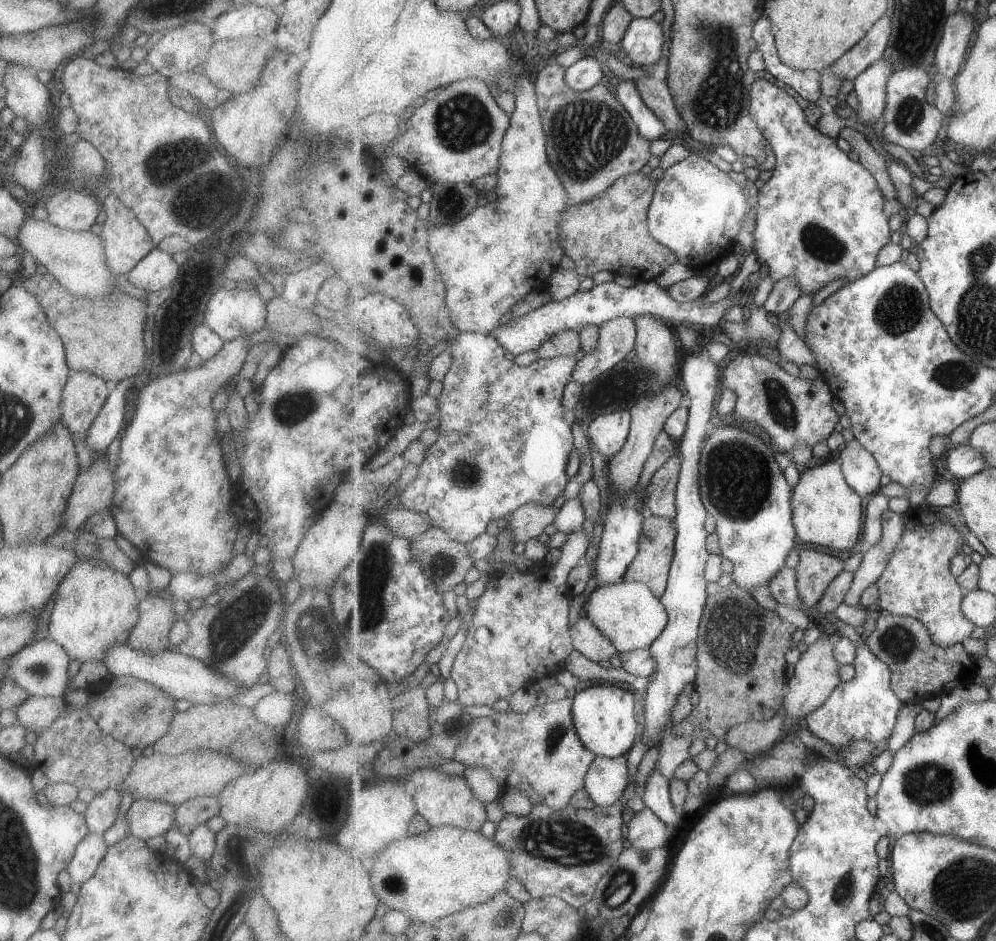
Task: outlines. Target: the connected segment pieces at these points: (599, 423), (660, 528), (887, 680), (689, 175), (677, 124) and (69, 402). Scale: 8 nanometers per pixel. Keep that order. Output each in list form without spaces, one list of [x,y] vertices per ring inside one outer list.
[[[615,410],[603,416],[597,416],[587,427],[591,445],[605,460],[614,457],[630,437],[632,412]]]
[[[649,513],[643,525],[641,549],[627,569],[623,580],[627,582],[644,582],[661,599],[666,593],[668,581],[670,580],[670,572],[676,553],[677,536],[678,531],[676,530],[675,521],[671,521],[669,518],[656,517],[654,514]]]
[[[867,640],[857,647],[854,666],[857,668],[857,678],[839,684],[817,710],[805,717],[807,729],[835,748],[850,745],[853,740],[869,740],[873,744],[885,745],[893,736],[903,703],[892,686],[894,672],[871,652]]]
[[[690,153],[681,162],[664,170],[664,175],[656,183],[654,201],[651,203],[648,219],[651,234],[658,242],[674,250],[675,254],[679,255],[679,261],[685,266],[697,271],[736,252],[739,232],[747,220],[750,209],[750,198],[743,187],[731,178],[730,173],[723,172],[719,166],[699,156],[699,153]]]
[[[650,75],[635,81],[635,84],[648,106],[663,120],[667,130],[685,132],[685,120],[677,110],[668,82]]]
[[[72,371],[67,377],[63,390],[61,390],[61,421],[63,426],[69,430],[71,440],[74,442],[80,470],[85,470],[87,466],[91,466],[93,458],[97,456],[97,452],[93,452],[85,446],[85,434],[107,397],[105,381],[90,372]]]

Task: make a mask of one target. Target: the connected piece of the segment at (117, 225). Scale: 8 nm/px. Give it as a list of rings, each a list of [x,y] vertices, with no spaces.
[[[109,193],[100,202],[100,206],[105,212],[105,221],[101,225],[101,232],[99,232],[98,236],[103,240],[103,254],[107,270],[111,270],[111,274],[125,276],[156,245],[151,242],[147,230],[133,216],[131,210],[127,210],[127,206],[123,206],[123,202],[119,198],[115,198],[113,194]]]

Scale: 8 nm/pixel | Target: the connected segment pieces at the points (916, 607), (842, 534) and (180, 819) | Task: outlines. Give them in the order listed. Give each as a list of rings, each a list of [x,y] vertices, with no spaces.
[[[927,506],[910,507],[905,516],[905,534],[901,542],[895,546],[889,566],[883,572],[881,578],[876,582],[881,594],[878,606],[894,615],[905,615],[921,620],[931,631],[933,642],[943,648],[951,648],[955,644],[963,642],[975,632],[976,624],[967,618],[962,611],[963,599],[966,597],[962,586],[959,586],[958,577],[951,572],[951,560],[955,554],[961,553],[965,544],[965,534],[951,522],[947,521],[947,516],[943,516],[937,510],[931,510]]]
[[[838,458],[808,468],[794,487],[794,523],[798,538],[805,544],[839,552],[849,552],[853,546],[857,548],[865,528],[863,512],[866,510],[863,510],[863,505],[862,495],[847,482],[842,462]]]
[[[199,796],[174,805],[174,821],[178,826],[188,826],[193,829],[197,825],[205,824],[209,818],[219,814],[217,798]]]

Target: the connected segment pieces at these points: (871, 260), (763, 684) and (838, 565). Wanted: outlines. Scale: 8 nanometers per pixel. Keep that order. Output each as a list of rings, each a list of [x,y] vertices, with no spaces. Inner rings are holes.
[[[760,79],[751,88],[750,109],[763,136],[771,142],[776,157],[772,176],[760,188],[759,194],[754,246],[759,263],[767,266],[775,283],[781,278],[796,277],[806,294],[819,292],[831,282],[843,280],[847,284],[867,276],[878,266],[879,252],[892,242],[889,216],[885,214],[886,199],[873,174],[837,148],[835,138],[810,126],[799,102],[769,80]]]
[[[717,583],[708,586],[708,601],[704,608],[701,630],[698,638],[698,675],[693,682],[699,694],[699,704],[680,724],[672,725],[675,736],[700,738],[707,740],[715,736],[724,740],[727,732],[733,726],[745,722],[763,722],[771,720],[782,710],[787,693],[787,652],[793,646],[793,633],[798,629],[795,624],[782,620],[776,611],[767,610],[761,606],[750,591],[739,585],[730,584],[728,587]]]
[[[803,548],[799,551],[799,562],[794,569],[799,579],[801,600],[813,612],[831,583],[843,572],[845,565],[831,554]]]

